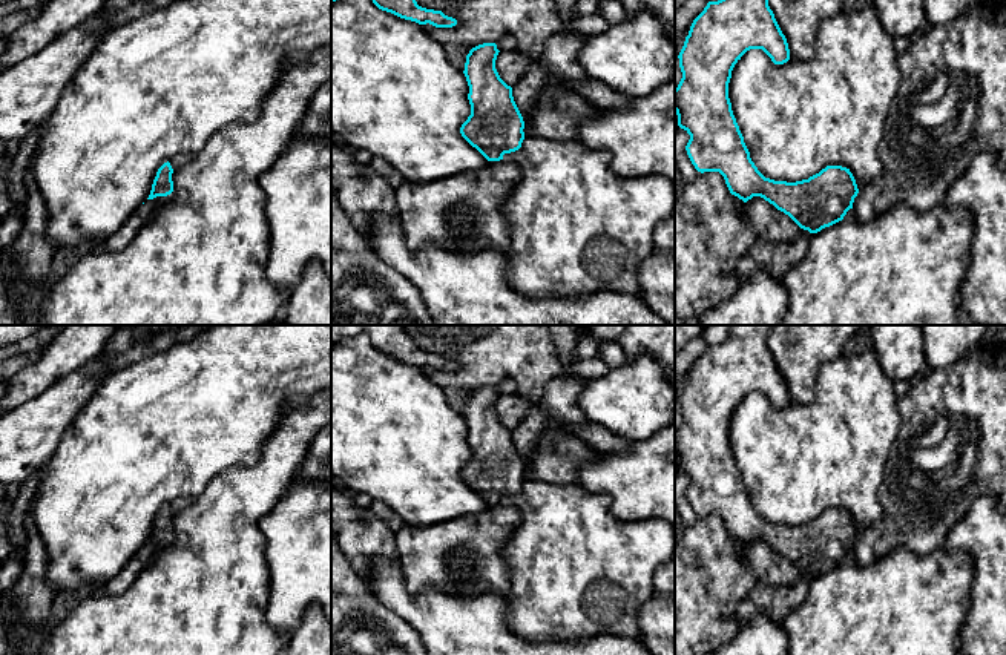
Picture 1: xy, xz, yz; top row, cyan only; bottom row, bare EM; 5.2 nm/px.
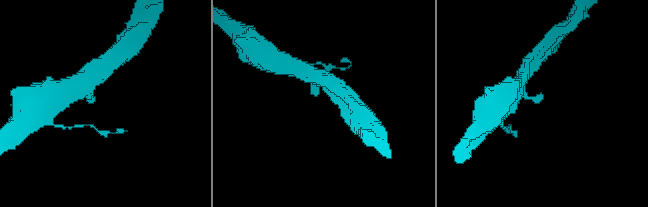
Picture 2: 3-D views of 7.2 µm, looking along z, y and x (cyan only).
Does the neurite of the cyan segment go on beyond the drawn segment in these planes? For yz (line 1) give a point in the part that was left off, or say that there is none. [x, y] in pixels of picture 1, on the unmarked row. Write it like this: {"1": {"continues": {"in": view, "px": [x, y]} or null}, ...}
{"1": {"continues": {"in": "yz", "px": [951, 448]}}}

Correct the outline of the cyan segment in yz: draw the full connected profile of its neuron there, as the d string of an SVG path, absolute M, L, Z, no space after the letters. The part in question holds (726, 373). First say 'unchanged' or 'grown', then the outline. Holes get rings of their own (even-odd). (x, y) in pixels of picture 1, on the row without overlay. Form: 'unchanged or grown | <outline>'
grown | M731 325L728 337L718 345L708 345L693 364L678 399L682 422L675 433L675 456L678 469L690 479L685 494L698 515L719 515L731 538L744 546L761 540L788 558L801 572L817 577L842 564L850 552L860 564L874 563L894 549L908 549L920 557L931 554L945 546L954 526L980 495L995 497L997 506L1006 509L1006 341L1003 341L948 368L931 370L925 377L916 379L912 388L900 396L902 426L880 486L882 517L879 522L870 525L862 534L857 532L850 512L842 509L827 509L808 523L796 526L765 522L751 505L733 459L728 426L735 408L750 393L762 393L774 408L790 403L787 382L768 350L771 327Z

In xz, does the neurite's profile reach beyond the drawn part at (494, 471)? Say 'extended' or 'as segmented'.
extended

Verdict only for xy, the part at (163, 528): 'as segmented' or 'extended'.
extended

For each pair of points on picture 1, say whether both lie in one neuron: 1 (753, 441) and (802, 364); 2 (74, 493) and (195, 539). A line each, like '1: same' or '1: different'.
1: different
2: different

